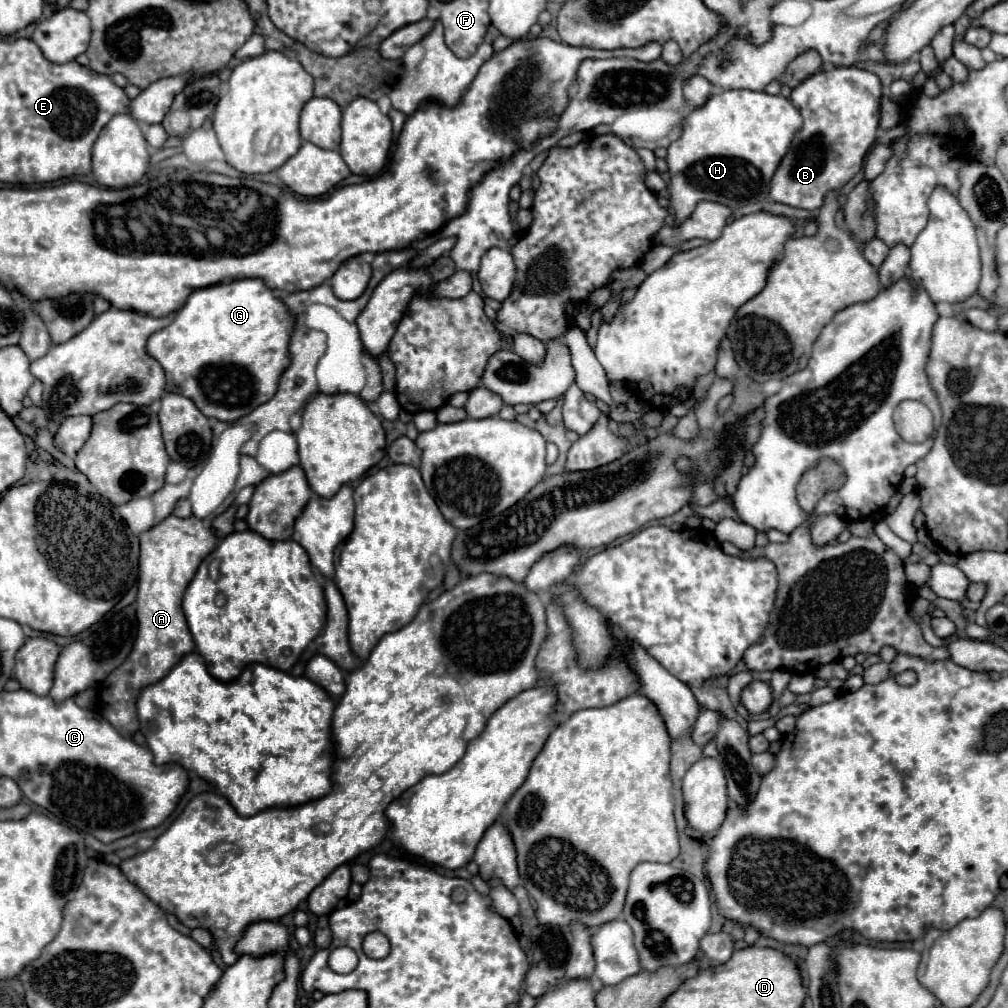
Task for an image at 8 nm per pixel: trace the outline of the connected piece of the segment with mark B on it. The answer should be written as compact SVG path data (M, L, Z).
M857 67L827 69L795 87L791 103L801 111L803 127L771 179L771 199L799 209L819 209L825 193L841 189L861 169L865 153L877 139L881 81Z

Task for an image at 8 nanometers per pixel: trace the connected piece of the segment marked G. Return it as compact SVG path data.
M241 279L241 281L231 281L231 283L223 283L223 285L211 285L211 287L203 287L199 291L193 291L191 293L191 299L187 299L187 303L177 311L173 313L173 321L153 333L147 341L147 351L151 357L155 357L161 367L165 369L167 373L167 393L175 391L175 393L181 393L181 395L187 395L197 407L199 411L203 411L203 415L207 417L215 417L219 421L227 421L227 423L235 423L239 421L241 417L249 415L255 407L267 403L267 399L271 399L271 395L275 395L277 391L277 385L279 385L279 379L281 379L281 373L291 365L291 357L289 357L289 341L291 341L291 333L295 329L295 315L289 311L289 307L277 297L277 293L265 285L263 279Z

